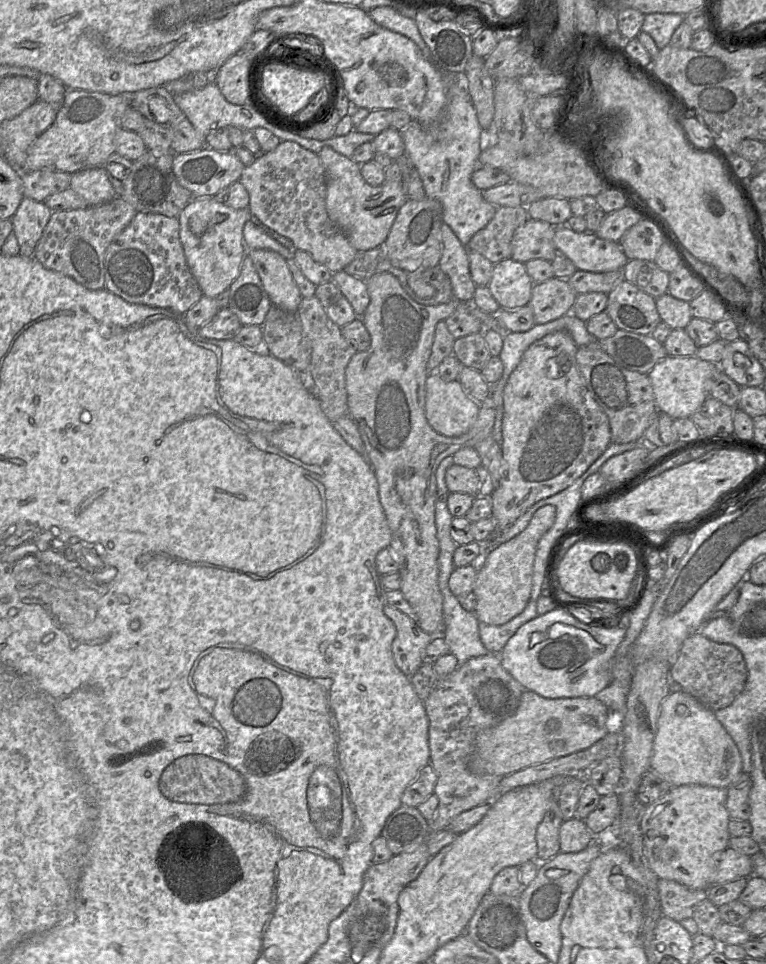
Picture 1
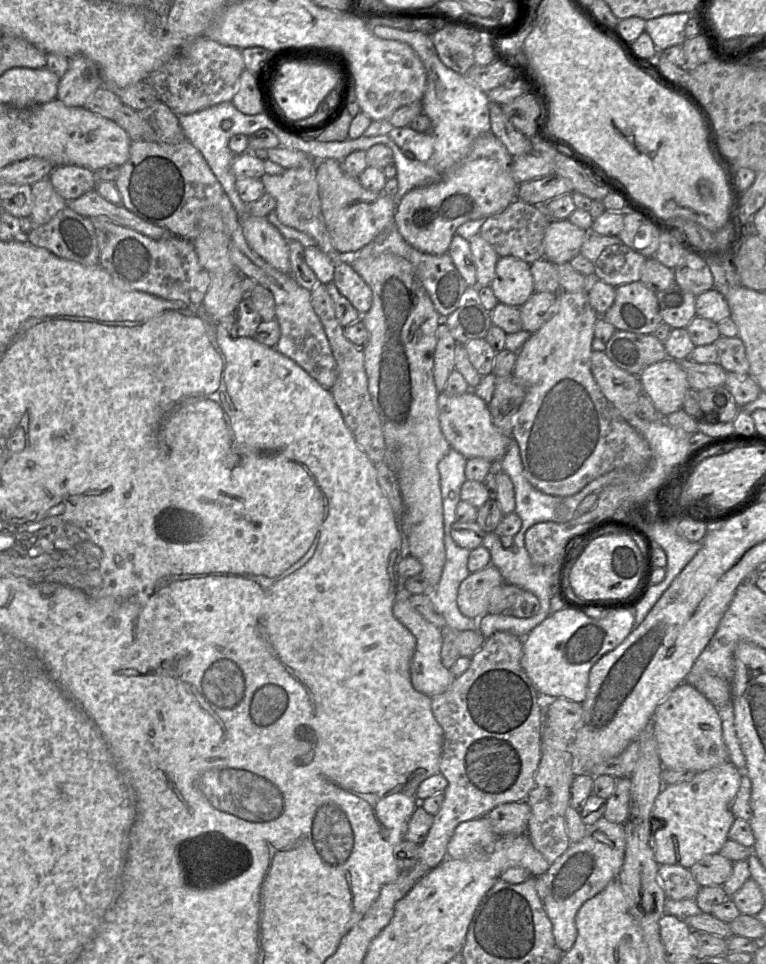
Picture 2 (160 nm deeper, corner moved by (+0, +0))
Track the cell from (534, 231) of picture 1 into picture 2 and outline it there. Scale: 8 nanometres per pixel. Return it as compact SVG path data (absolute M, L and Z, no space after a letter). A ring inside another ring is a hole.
M550 219L544 236L544 257L556 265L569 262L580 253L588 232L568 219Z

